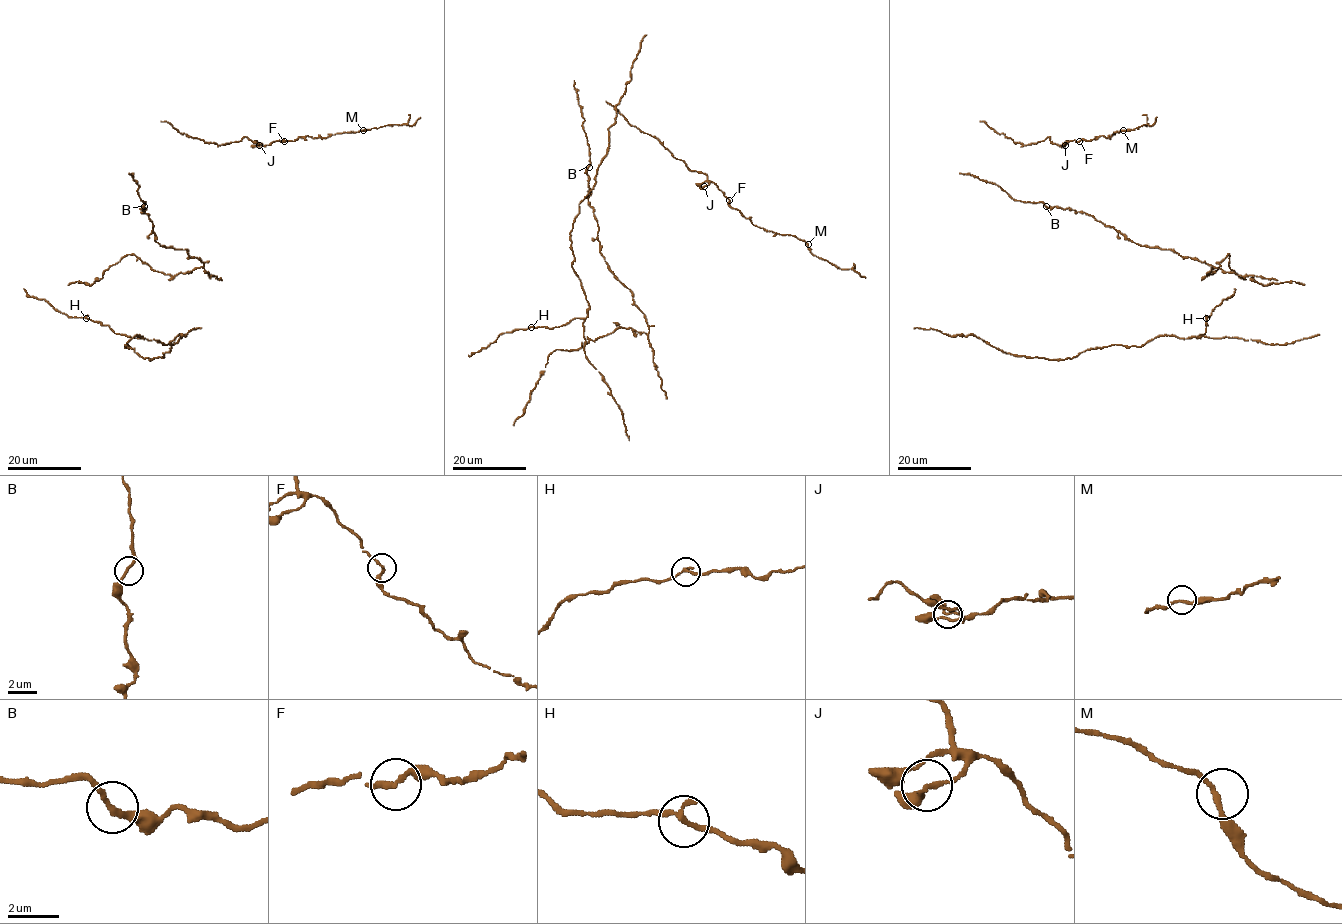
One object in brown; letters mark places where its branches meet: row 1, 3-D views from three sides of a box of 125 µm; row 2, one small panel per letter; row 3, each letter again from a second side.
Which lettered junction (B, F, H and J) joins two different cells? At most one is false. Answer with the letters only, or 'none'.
none

